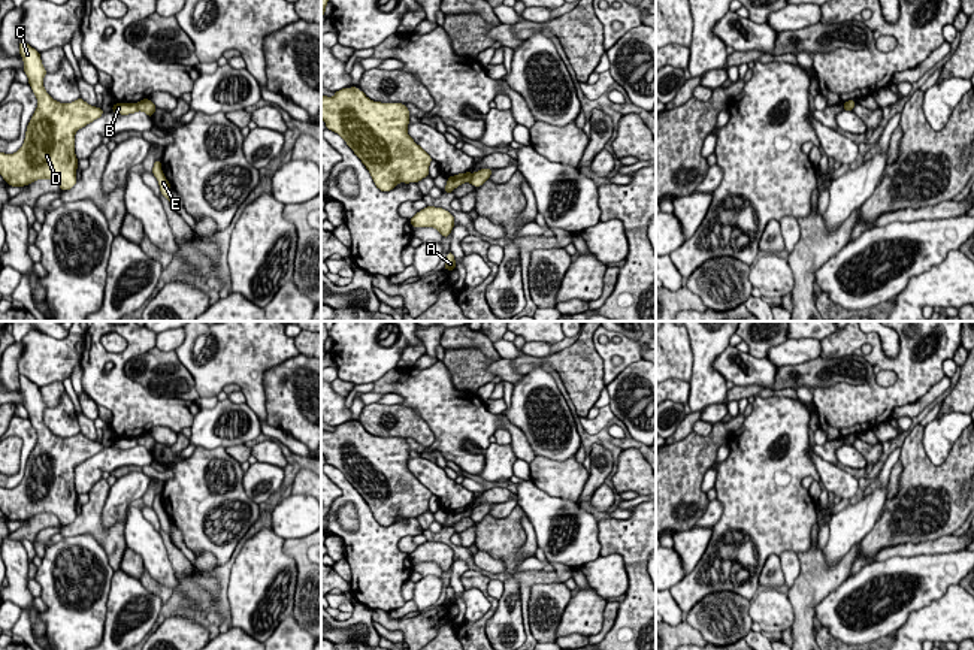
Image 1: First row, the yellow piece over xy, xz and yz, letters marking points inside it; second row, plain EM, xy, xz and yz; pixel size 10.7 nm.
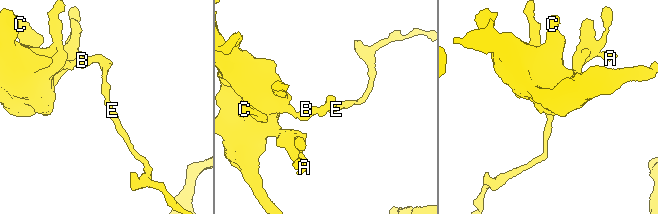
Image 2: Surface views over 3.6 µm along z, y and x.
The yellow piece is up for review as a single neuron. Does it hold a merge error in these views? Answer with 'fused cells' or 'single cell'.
fused cells

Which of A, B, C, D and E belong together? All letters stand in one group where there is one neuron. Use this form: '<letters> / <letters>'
A B C D / E

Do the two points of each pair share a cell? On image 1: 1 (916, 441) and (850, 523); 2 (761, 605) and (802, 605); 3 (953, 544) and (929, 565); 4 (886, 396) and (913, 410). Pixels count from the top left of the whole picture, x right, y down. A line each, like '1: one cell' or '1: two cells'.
1: two cells
2: two cells
3: two cells
4: two cells

